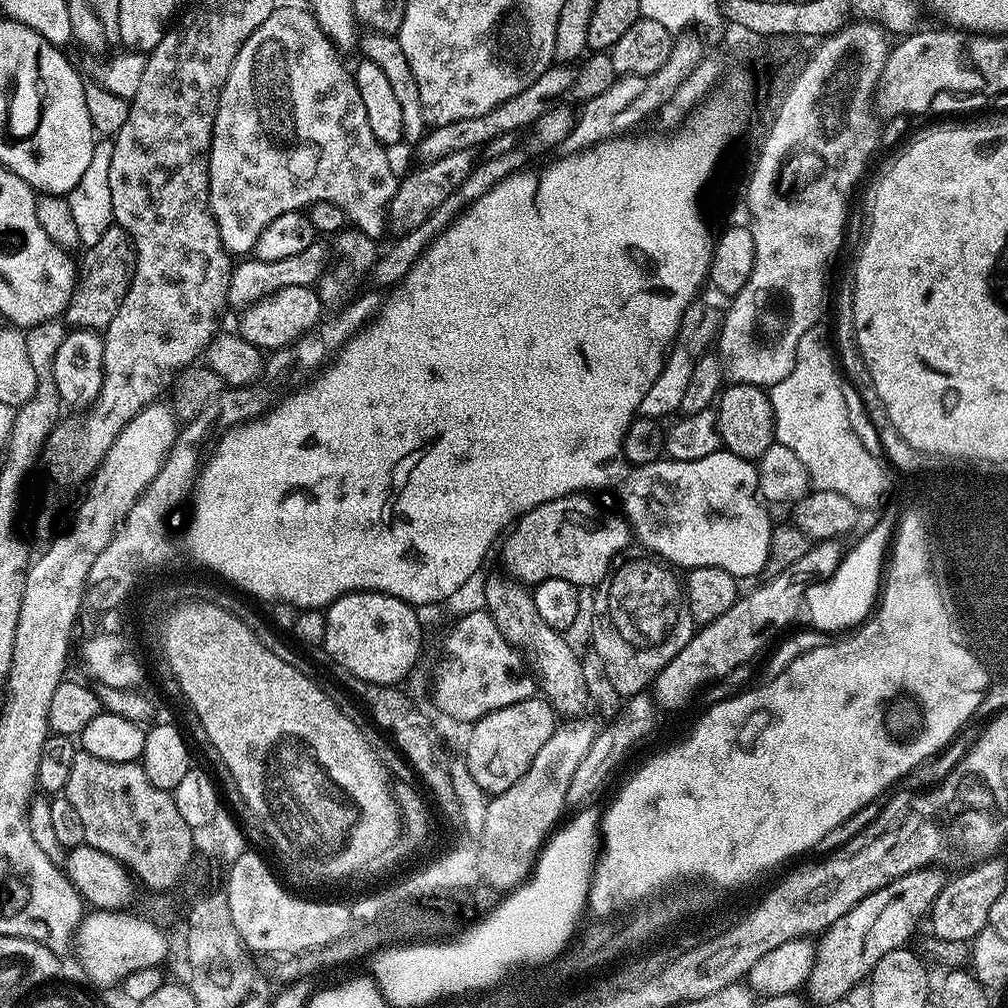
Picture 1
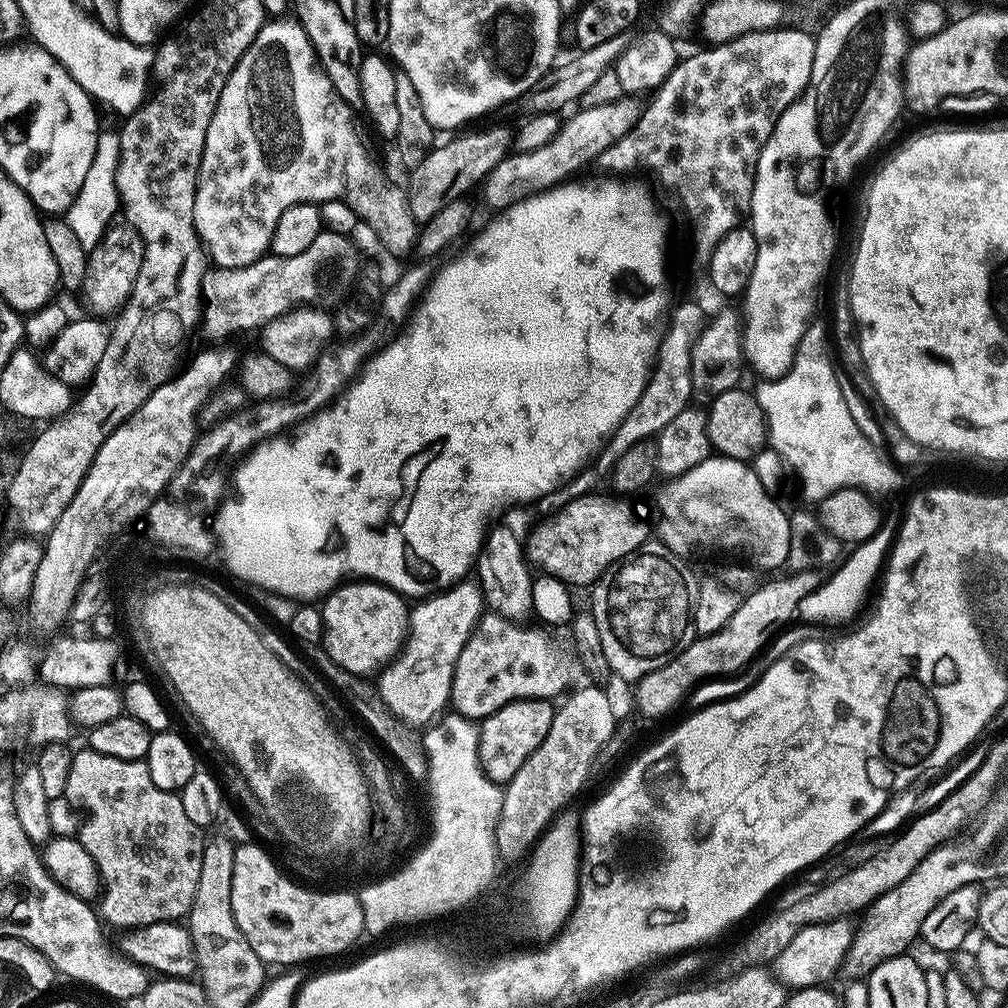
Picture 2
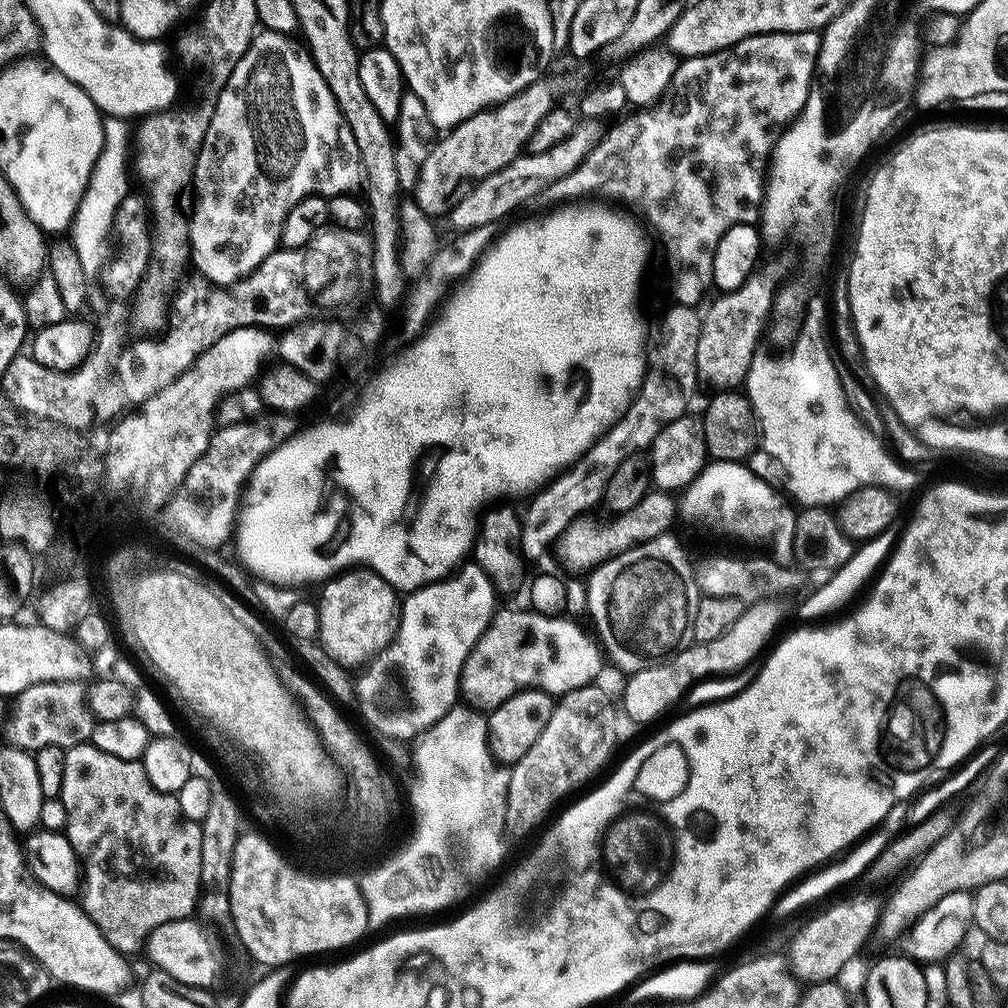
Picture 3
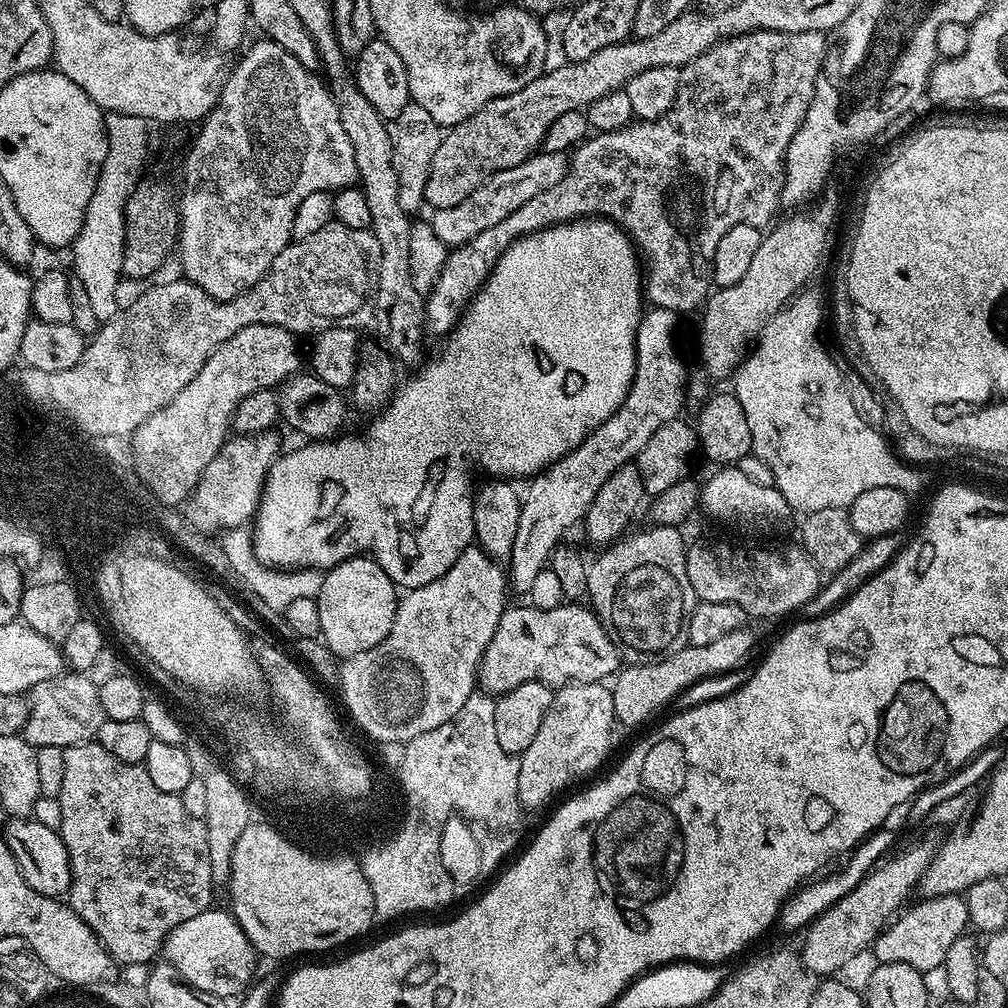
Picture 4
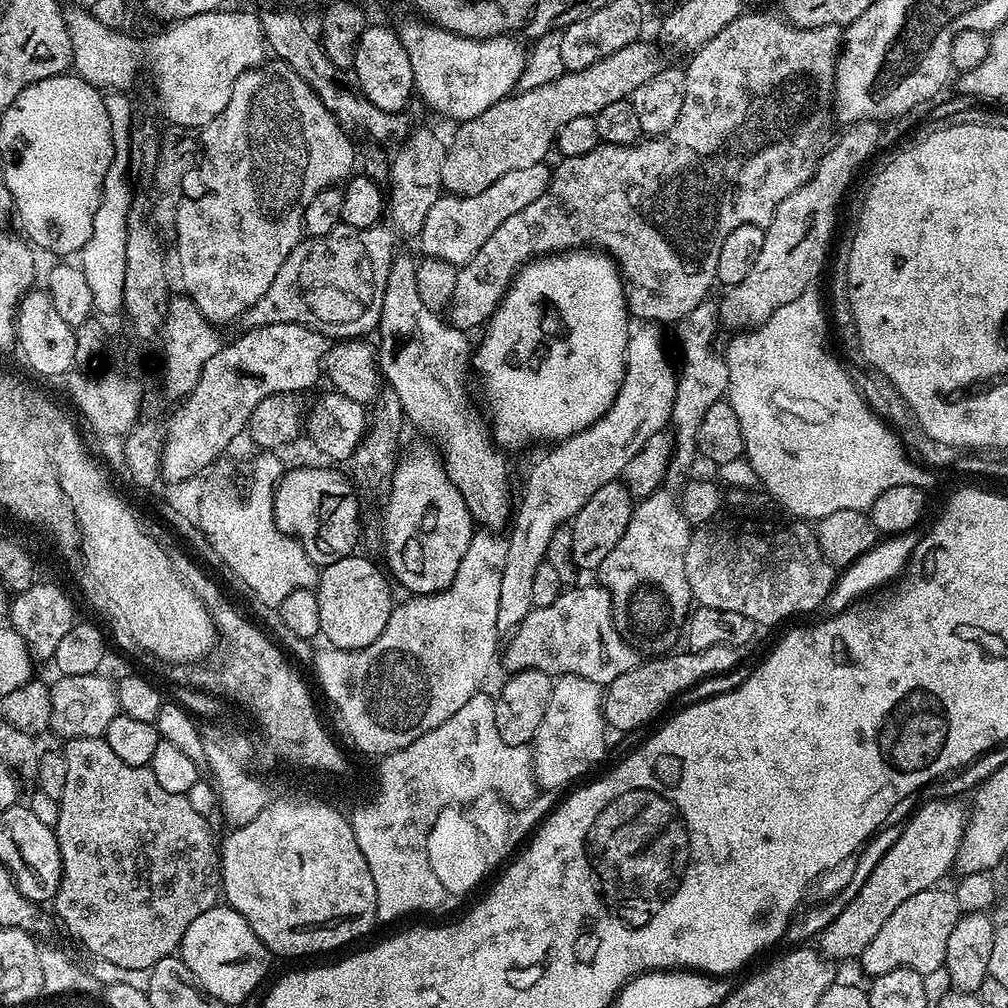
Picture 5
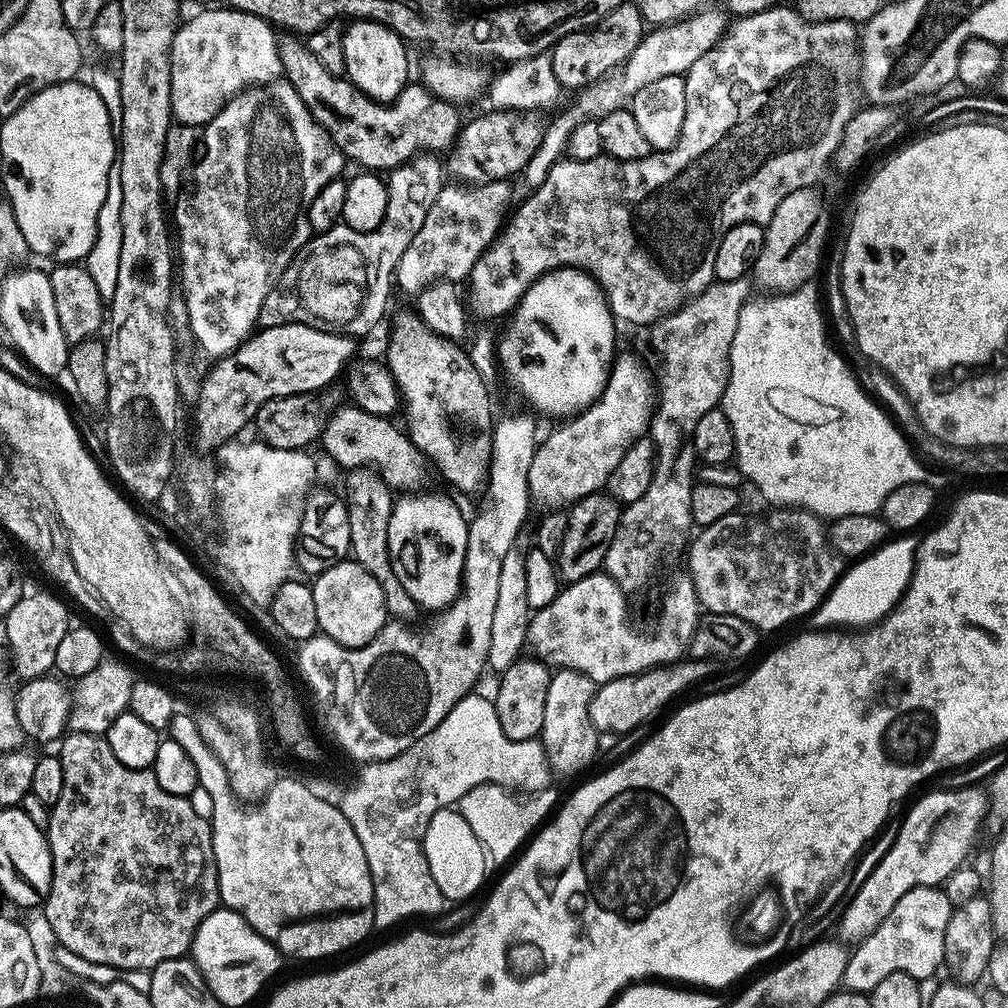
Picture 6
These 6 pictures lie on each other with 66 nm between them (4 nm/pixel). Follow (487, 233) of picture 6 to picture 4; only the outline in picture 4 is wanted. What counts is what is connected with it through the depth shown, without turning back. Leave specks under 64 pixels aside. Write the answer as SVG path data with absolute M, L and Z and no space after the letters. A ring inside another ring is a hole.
M537 151L523 160L518 166L510 166L510 170L495 172L489 180L479 184L458 206L438 208L431 213L430 223L434 234L447 246L463 246L469 244L475 236L490 226L498 226L502 218L510 218L514 210L526 206L530 198L542 194L542 190L550 190L562 182L568 173L570 160L563 152Z

